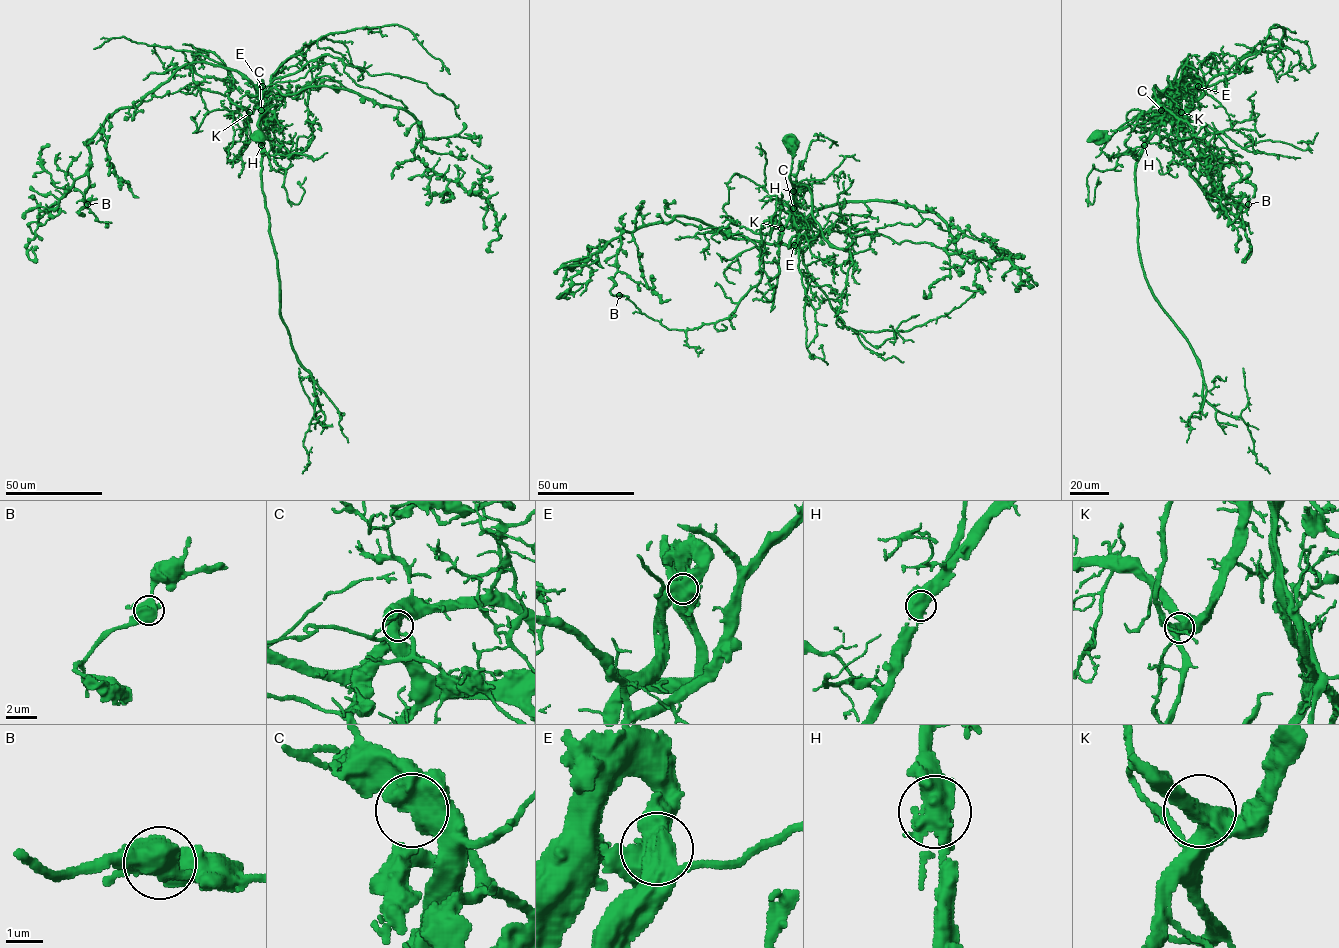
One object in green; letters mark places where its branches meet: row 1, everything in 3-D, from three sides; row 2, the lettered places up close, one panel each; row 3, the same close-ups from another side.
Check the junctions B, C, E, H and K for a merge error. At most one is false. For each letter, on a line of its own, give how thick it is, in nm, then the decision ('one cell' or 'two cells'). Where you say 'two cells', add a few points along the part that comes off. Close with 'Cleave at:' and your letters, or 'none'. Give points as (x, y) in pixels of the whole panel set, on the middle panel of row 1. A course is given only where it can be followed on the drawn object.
B: 600 nm thick; one cell
C: 550 nm thick; two cells; foreign part runs (793, 208), (796, 210), (797, 190), (801, 195)
E: 700 nm thick; one cell
H: 550 nm thick; one cell
K: 500 nm thick; one cell
Cleave at: C

